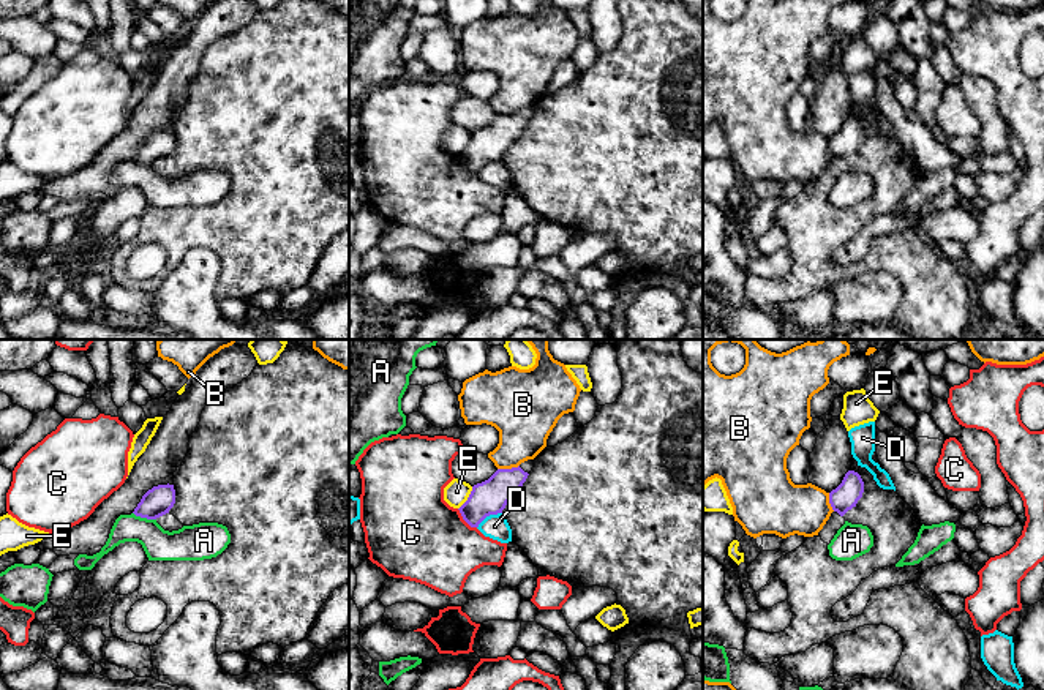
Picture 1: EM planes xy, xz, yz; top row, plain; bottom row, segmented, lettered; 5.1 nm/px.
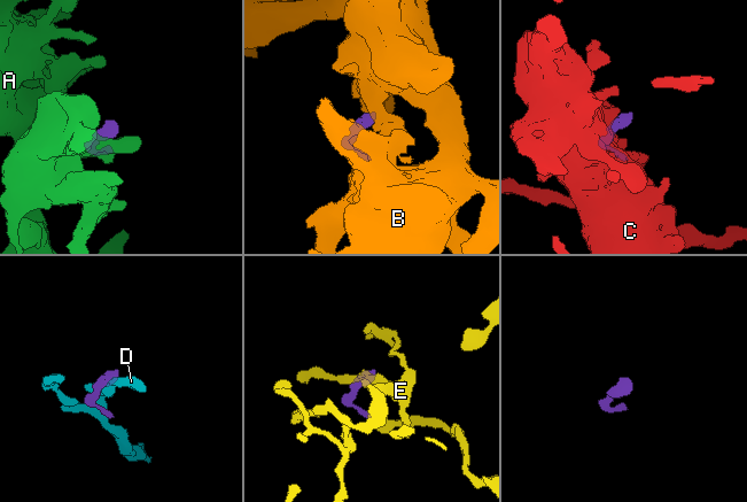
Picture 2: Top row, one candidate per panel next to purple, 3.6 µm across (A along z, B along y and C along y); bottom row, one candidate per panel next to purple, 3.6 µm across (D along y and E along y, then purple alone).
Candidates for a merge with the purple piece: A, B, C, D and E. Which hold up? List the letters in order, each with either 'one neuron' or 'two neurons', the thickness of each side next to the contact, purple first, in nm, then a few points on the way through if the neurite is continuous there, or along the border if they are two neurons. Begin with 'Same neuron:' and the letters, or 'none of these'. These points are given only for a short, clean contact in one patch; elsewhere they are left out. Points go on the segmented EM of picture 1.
Same neuron: none of these
A: two neurons; calibres 150 and 160 nm
B: two neurons; calibres 180 and 280 nm; border xz (518, 464), (509, 469), (498, 469)
C: two neurons; calibres 180 and 440 nm; border xz (457, 509), (476, 528)
D: two neurons; calibres 180 and 130 nm
E: two neurons; calibres 180 and 120 nm; border xz (473, 487), (468, 499), (458, 509)

